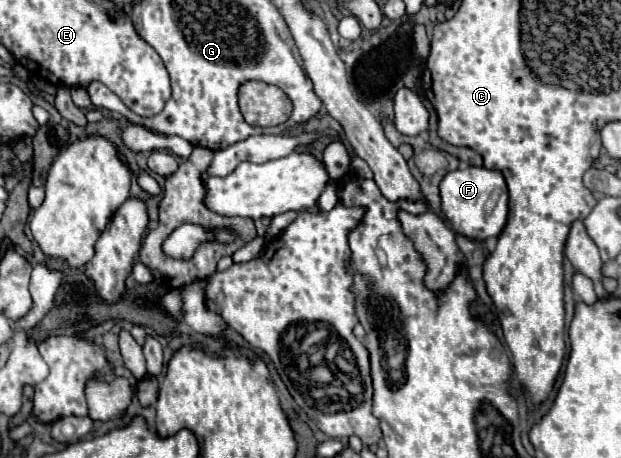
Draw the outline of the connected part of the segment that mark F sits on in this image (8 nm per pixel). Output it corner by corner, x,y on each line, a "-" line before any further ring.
468,166
464,170
448,172
440,182
440,196
442,210
456,232
478,240
486,240
502,232
508,216
508,188
498,170
490,170
486,166

